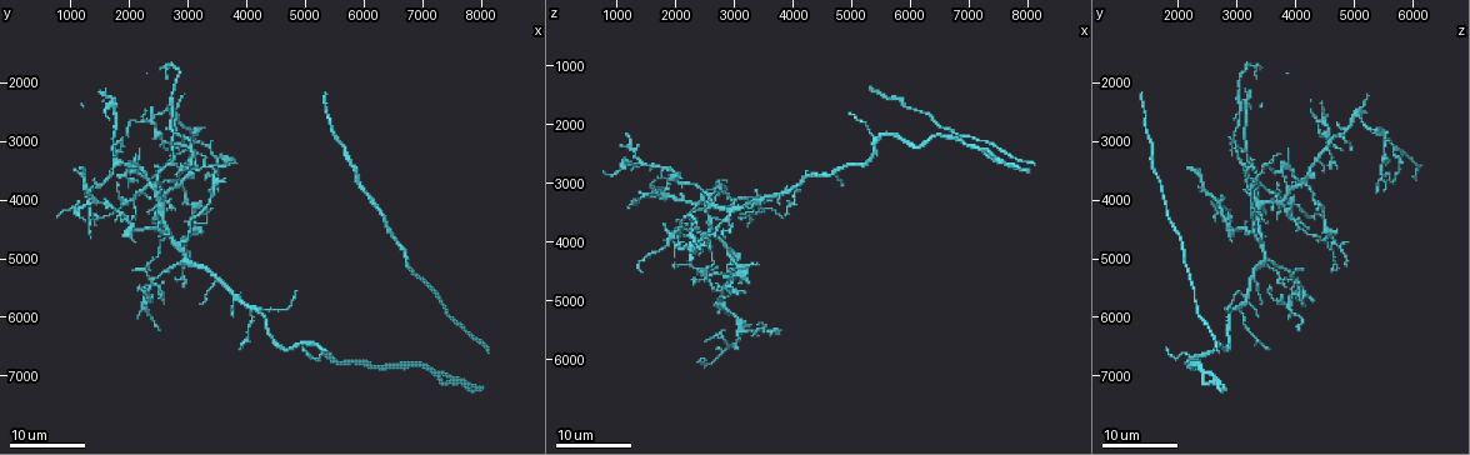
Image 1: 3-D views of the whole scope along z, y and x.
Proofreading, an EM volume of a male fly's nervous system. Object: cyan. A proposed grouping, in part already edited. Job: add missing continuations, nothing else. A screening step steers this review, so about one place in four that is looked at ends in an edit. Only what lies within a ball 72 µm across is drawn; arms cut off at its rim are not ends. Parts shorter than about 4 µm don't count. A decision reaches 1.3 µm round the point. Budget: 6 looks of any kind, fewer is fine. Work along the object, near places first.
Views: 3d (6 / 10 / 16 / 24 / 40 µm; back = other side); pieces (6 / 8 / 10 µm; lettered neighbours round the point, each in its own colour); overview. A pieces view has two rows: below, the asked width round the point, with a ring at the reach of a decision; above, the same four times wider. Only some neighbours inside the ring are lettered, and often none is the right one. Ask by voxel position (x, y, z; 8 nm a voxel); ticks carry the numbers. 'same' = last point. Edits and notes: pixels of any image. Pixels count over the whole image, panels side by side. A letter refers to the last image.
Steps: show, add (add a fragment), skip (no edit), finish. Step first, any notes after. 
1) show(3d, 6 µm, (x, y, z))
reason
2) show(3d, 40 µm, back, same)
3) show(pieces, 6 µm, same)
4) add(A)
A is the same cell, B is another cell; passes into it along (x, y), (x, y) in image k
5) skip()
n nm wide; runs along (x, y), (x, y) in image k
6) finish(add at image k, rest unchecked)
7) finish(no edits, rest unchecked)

show(3d, 24 µm, (2350, 5250, 4650))
thin end

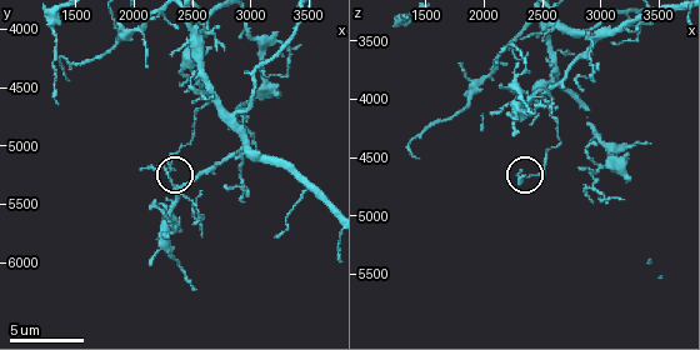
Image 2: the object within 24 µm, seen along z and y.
show(pieces, 10 µm, (2320, 5200, 4660))
what lies round it

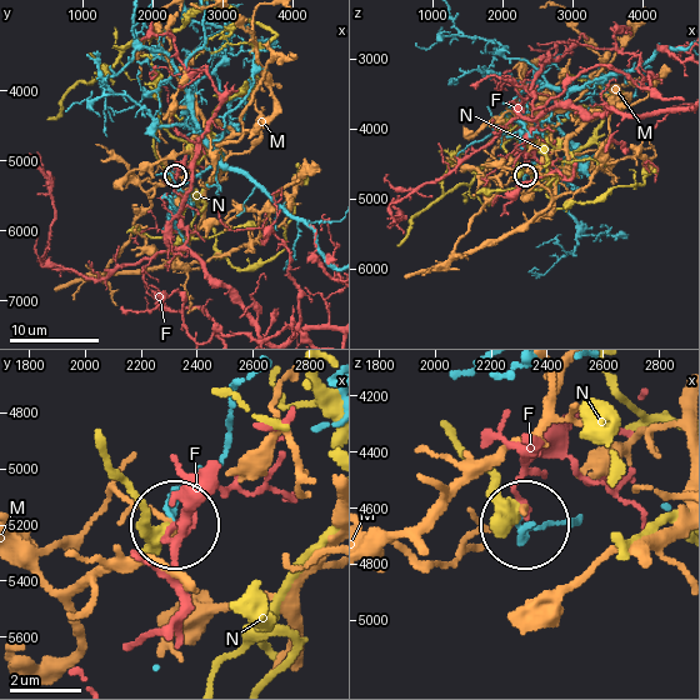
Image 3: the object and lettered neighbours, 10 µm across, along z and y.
skip()
180 nm wide; F, M and N are other cells; runs along (573, 520), (525, 520) in image 3; no lettered fragment goes on from it

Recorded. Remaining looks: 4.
show(3d, 16 µm, (3200, 5150, 4850))
thin end

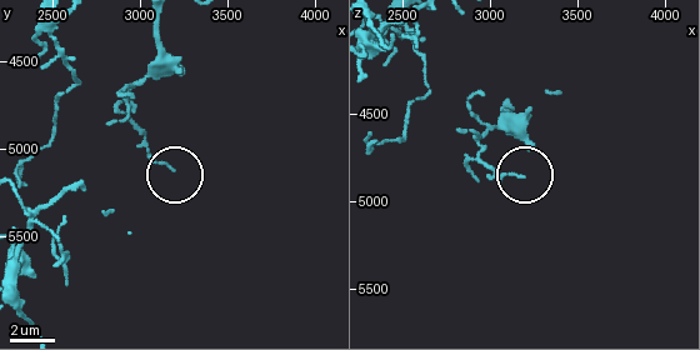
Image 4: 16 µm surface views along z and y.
show(pieces, 6 µm, (3180, 5120, 4860))

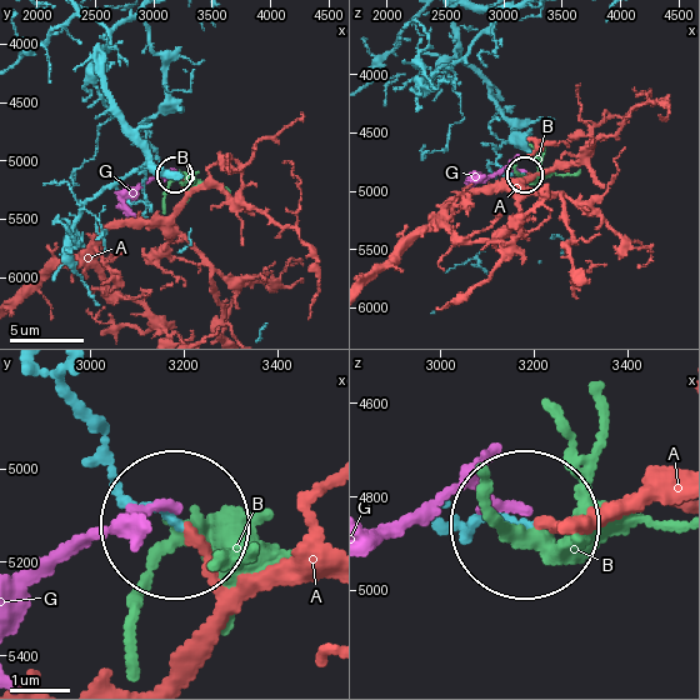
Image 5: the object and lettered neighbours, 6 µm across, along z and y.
skip()
A, B and G are other cells; runs along (69, 384), (123, 488), (163, 513) in image 5; no lettered fragment goes on from it

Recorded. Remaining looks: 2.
show(3d, 16 µm, (1200, 3450, 2150))
branch stops here

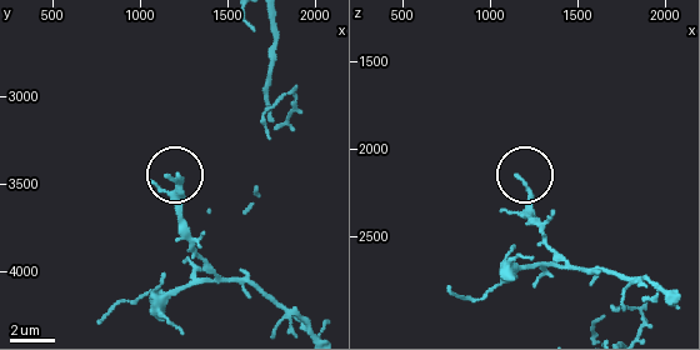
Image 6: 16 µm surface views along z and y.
show(pieces, 10 µm, (1160, 3460, 2180))

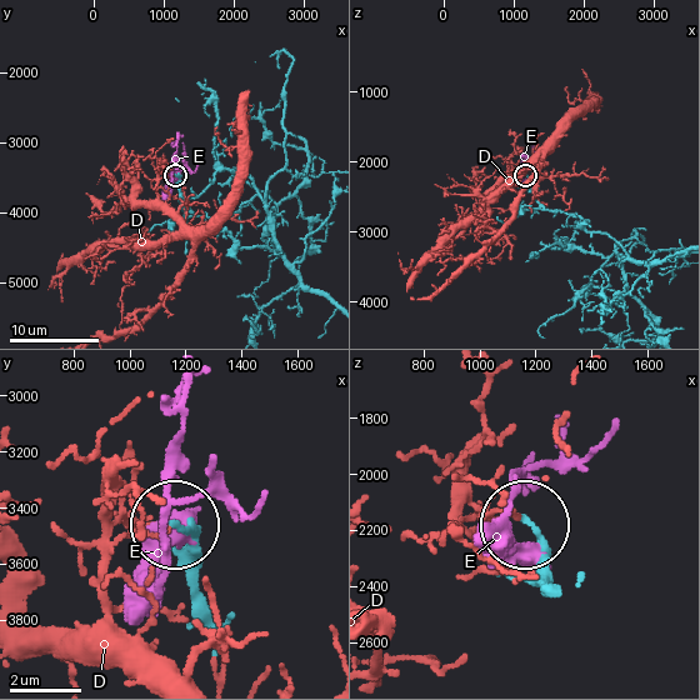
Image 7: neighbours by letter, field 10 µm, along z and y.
skip()
D and E are other cells; none of them fits

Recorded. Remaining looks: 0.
finish(no edits, rest unchecked)

